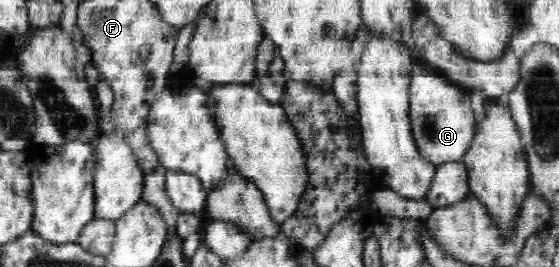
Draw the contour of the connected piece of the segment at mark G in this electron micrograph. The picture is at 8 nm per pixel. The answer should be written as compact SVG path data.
M419 62L413 64L412 68L409 104L413 138L416 139L420 153L437 166L444 162L462 162L473 140L476 125L469 90L461 92L449 80L437 76L431 64Z

